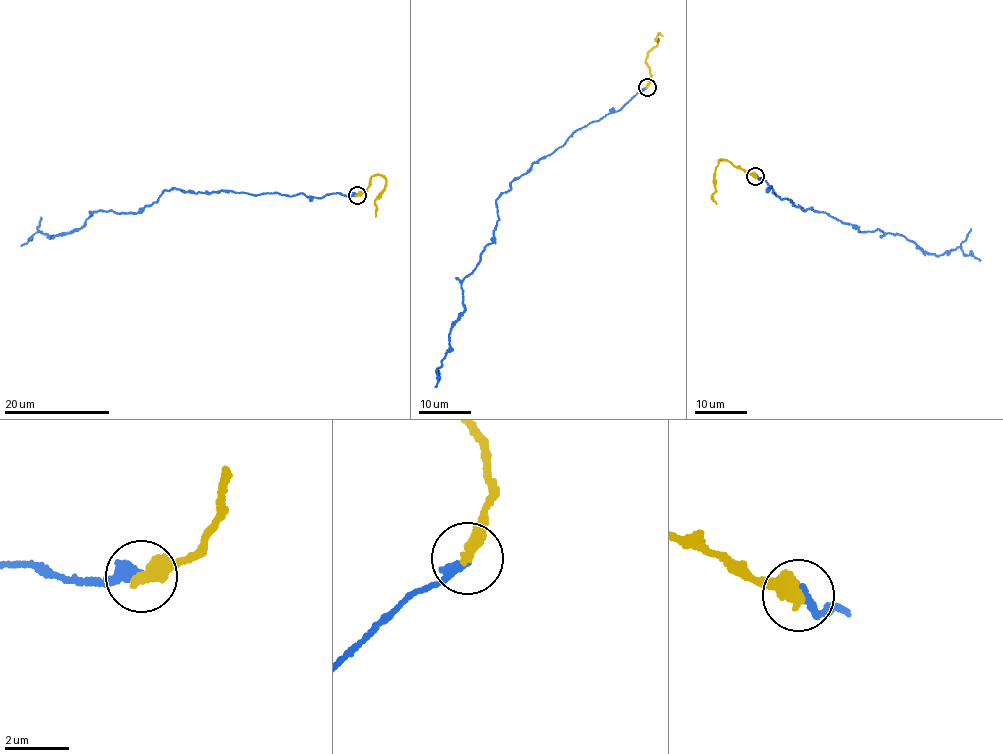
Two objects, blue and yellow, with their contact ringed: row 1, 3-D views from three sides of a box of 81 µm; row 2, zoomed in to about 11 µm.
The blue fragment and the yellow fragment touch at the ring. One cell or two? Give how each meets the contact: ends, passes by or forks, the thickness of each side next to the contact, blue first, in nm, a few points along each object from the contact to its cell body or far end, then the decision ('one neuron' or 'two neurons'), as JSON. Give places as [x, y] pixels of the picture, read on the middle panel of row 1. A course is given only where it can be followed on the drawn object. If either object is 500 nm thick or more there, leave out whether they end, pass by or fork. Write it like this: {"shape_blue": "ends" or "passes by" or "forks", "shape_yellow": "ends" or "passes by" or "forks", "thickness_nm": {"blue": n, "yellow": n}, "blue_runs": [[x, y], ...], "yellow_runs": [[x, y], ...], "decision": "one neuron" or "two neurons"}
{"shape_blue": "ends", "shape_yellow": "ends", "thickness_nm": {"blue": 340, "yellow": 440}, "blue_runs": [[646, 86], [618, 111], [579, 128], [496, 200], [494, 239], [461, 283], [464, 313], [451, 329], [434, 387]], "yellow_runs": [[646, 86], [650, 74], [646, 56], [658, 42], [658, 38], [656, 39], [660, 33], [662, 35]], "decision": "two neurons"}

